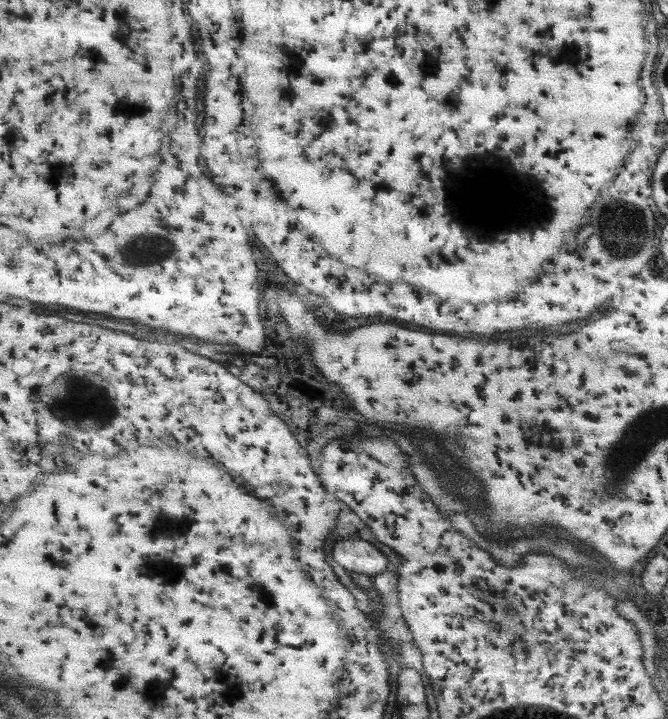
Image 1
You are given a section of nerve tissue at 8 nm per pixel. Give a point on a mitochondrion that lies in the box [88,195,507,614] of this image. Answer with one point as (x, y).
(138, 252)

